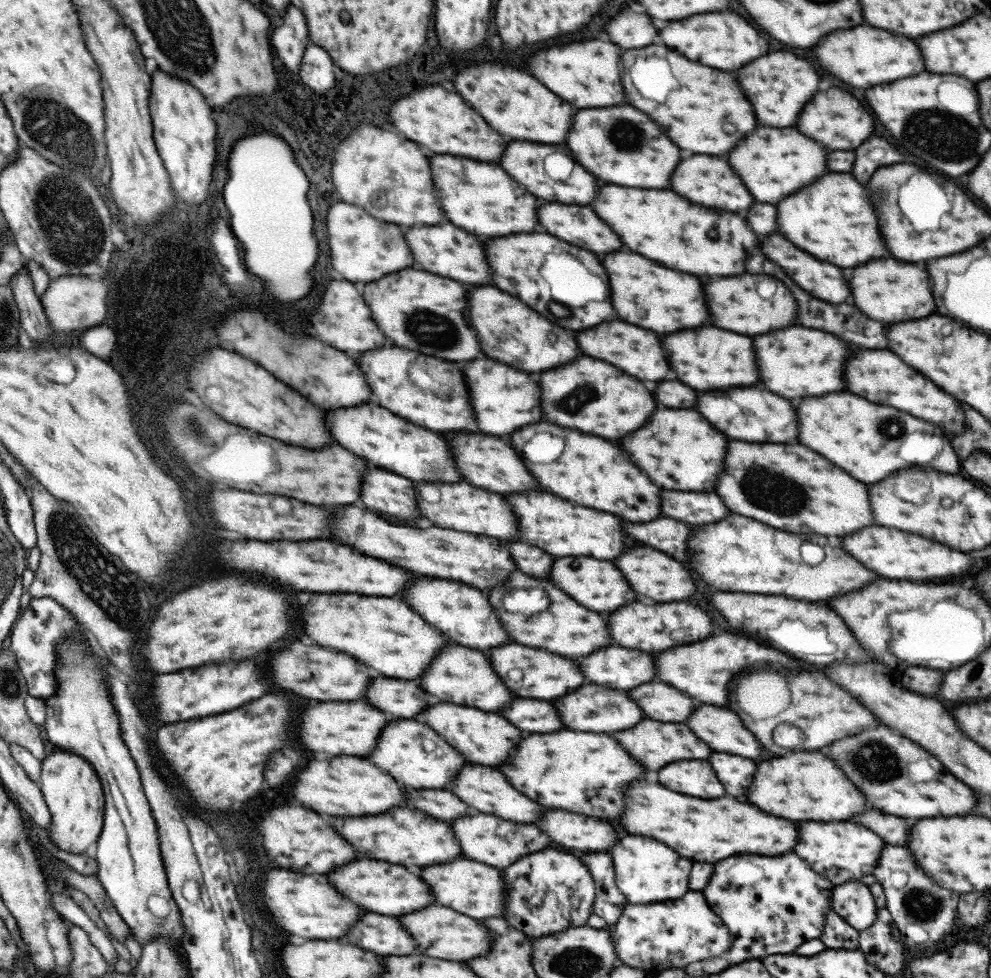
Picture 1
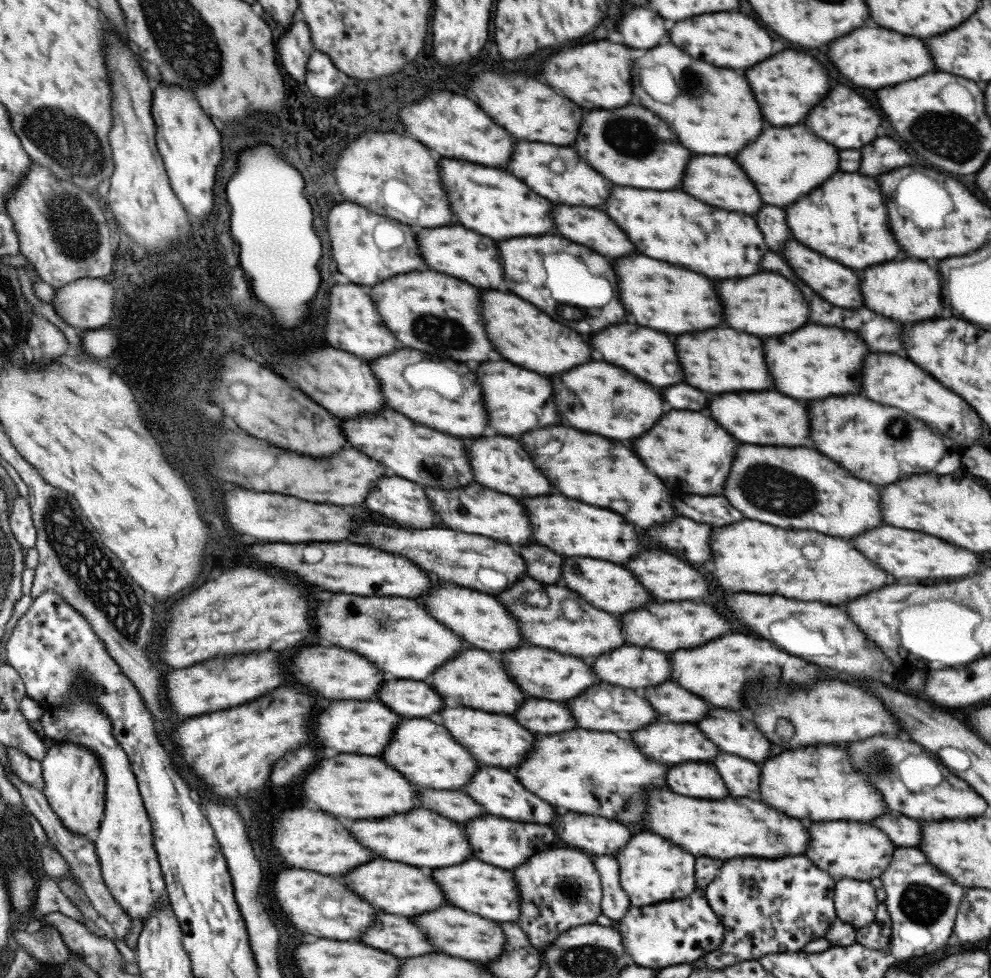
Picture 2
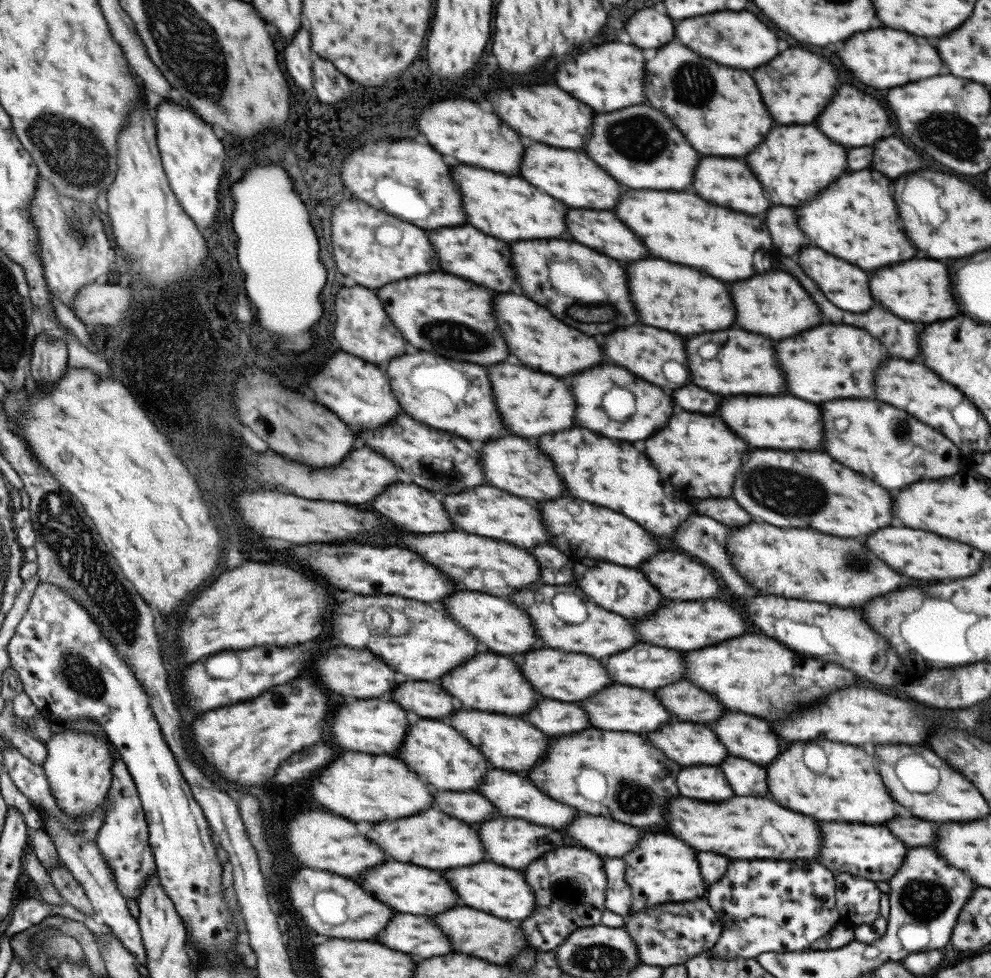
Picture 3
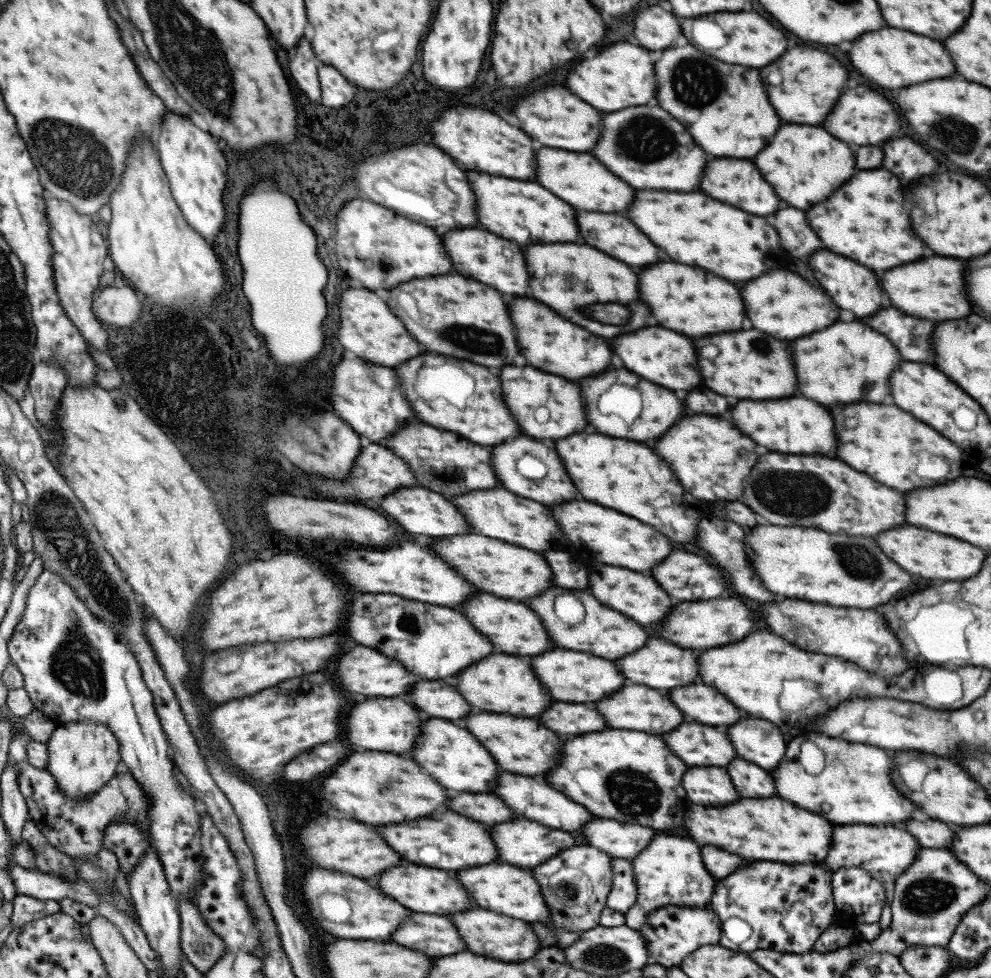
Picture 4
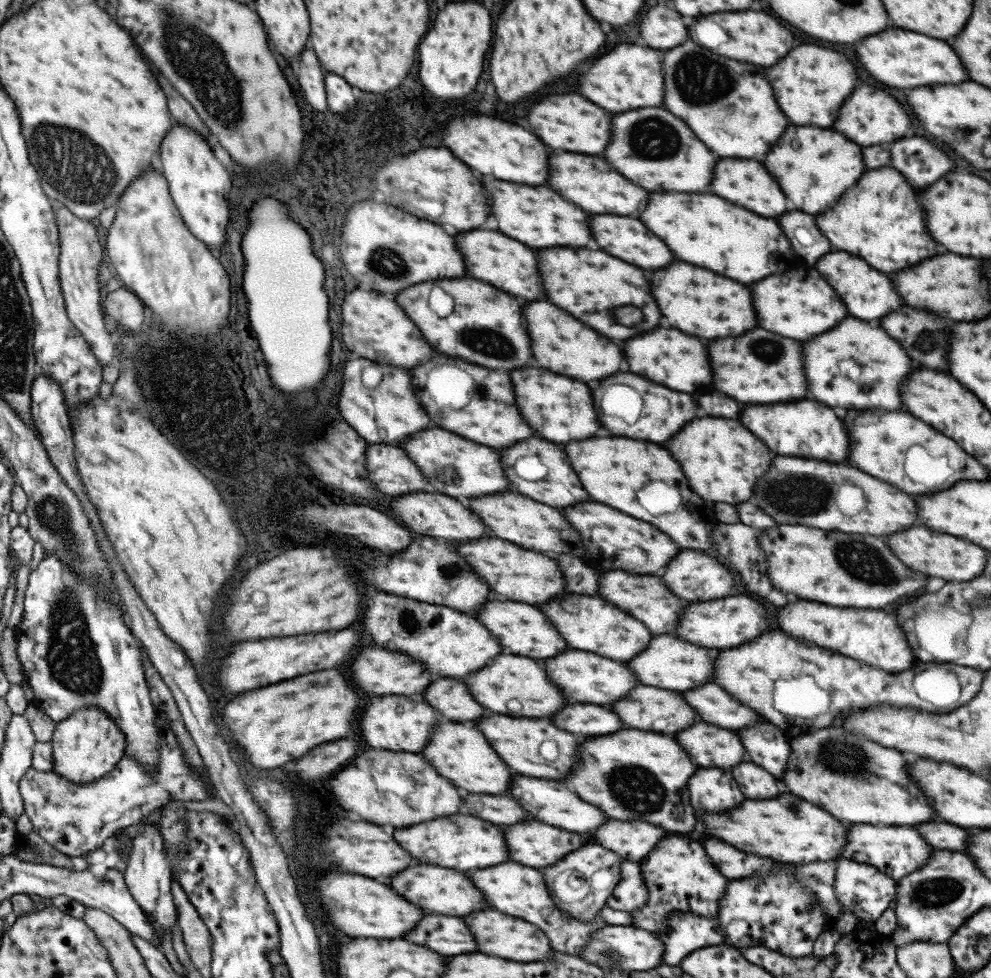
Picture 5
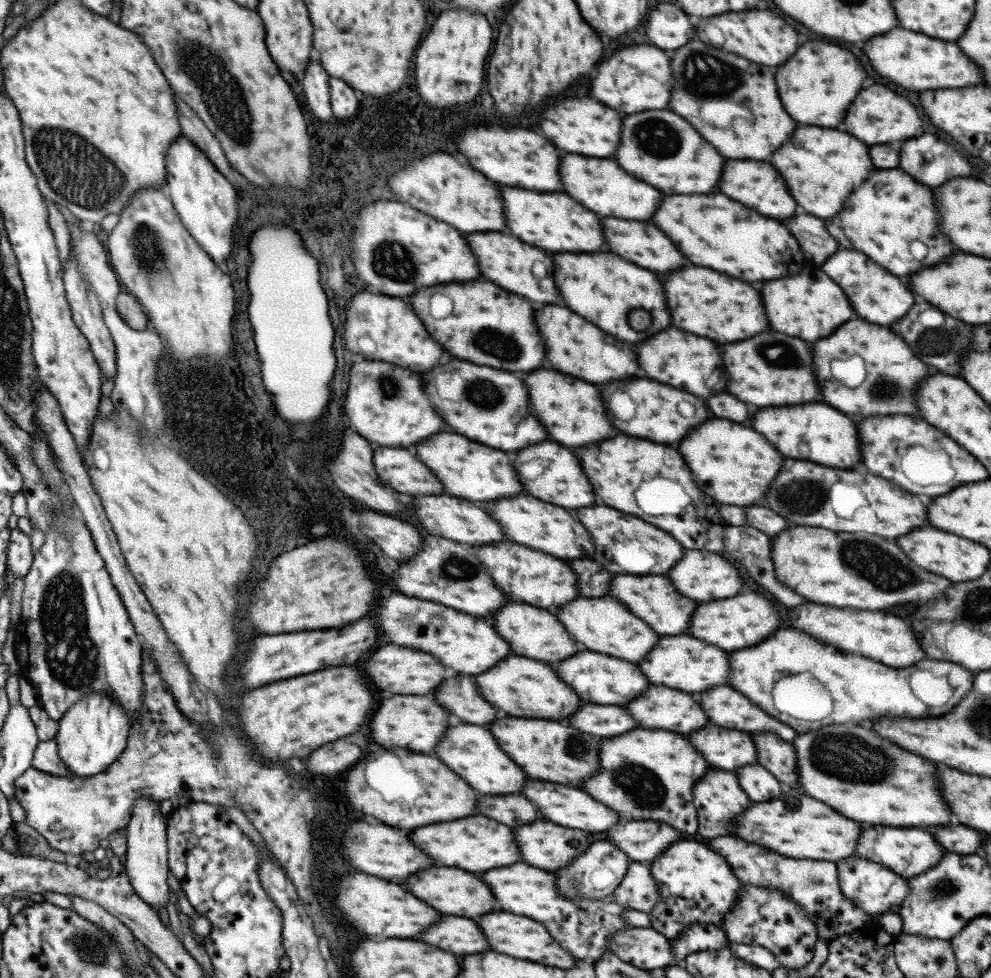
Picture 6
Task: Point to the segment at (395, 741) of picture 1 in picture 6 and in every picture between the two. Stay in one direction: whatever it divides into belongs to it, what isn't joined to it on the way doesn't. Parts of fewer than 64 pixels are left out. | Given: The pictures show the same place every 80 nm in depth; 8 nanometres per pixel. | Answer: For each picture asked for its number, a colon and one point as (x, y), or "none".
2: (428, 757)
3: (432, 750)
4: (451, 755)
5: (460, 754)
6: (470, 751)

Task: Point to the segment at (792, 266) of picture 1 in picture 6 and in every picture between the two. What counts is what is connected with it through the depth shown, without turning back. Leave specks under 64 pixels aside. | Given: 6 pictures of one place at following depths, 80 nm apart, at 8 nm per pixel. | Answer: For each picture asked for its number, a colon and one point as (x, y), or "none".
2: (836, 284)
3: (845, 286)
4: (852, 287)
5: (866, 294)
6: (875, 295)

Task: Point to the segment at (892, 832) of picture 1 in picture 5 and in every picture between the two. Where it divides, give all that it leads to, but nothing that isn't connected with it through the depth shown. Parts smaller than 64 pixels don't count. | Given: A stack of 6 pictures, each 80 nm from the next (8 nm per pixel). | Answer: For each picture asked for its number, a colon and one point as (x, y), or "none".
2: (901, 831)
3: (912, 832)
4: (930, 834)
5: (937, 834)

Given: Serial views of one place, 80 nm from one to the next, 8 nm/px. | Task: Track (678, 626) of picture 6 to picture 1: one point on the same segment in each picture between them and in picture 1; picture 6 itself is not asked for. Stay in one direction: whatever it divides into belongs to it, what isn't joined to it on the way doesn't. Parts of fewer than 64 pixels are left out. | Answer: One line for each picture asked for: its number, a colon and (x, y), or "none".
1: (599, 586)
2: (606, 586)
3: (624, 591)
4: (638, 597)
5: (643, 597)

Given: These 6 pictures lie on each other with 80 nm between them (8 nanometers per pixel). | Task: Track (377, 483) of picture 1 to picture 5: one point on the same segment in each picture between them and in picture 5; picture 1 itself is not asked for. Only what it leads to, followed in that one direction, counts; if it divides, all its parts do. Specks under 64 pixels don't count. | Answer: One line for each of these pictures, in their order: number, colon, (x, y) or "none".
2: (393, 497)
3: (407, 504)
4: (417, 510)
5: (433, 515)

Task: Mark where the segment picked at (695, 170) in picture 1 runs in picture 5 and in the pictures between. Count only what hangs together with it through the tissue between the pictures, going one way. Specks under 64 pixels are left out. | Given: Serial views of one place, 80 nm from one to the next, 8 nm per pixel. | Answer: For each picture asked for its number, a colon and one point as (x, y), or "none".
2: (716, 180)
3: (722, 181)
4: (735, 182)
5: (746, 183)

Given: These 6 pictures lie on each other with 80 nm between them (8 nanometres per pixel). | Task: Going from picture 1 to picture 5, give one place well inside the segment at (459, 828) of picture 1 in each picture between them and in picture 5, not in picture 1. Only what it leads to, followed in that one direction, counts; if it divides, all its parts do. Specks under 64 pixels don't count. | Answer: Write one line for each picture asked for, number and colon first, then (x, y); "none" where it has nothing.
2: (493, 840)
3: (508, 842)
4: (521, 843)
5: (533, 844)

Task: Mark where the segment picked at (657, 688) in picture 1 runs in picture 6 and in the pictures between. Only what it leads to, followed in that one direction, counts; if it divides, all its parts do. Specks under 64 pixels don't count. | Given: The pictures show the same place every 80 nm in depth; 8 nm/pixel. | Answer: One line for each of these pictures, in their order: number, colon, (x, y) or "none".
2: (669, 700)
3: (681, 699)
4: (701, 703)
5: (711, 703)
6: (725, 707)

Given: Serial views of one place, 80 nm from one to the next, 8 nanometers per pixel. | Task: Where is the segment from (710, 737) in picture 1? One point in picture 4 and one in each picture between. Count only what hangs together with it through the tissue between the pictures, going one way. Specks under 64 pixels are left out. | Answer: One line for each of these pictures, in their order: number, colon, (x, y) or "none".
2: (731, 732)
3: (744, 736)
4: (759, 741)

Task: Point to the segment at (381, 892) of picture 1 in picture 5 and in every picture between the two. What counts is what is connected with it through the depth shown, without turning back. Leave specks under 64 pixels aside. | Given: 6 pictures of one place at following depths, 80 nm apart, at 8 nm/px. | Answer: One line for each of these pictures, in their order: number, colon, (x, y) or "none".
2: (398, 889)
3: (409, 889)
4: (420, 889)
5: (436, 889)

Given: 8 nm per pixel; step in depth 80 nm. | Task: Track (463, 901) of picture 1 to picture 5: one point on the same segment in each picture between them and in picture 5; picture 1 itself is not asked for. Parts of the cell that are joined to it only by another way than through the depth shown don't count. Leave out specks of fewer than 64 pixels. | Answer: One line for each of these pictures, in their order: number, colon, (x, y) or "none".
2: (474, 886)
3: (495, 890)
4: (500, 888)
5: (519, 891)

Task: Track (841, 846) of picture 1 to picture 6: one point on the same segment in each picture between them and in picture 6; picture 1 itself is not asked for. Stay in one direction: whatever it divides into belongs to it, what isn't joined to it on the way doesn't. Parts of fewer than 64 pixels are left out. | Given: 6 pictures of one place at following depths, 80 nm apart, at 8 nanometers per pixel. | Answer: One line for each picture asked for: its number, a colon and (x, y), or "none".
2: (851, 850)
3: (870, 852)
4: (883, 852)
5: (895, 851)
6: (907, 852)

